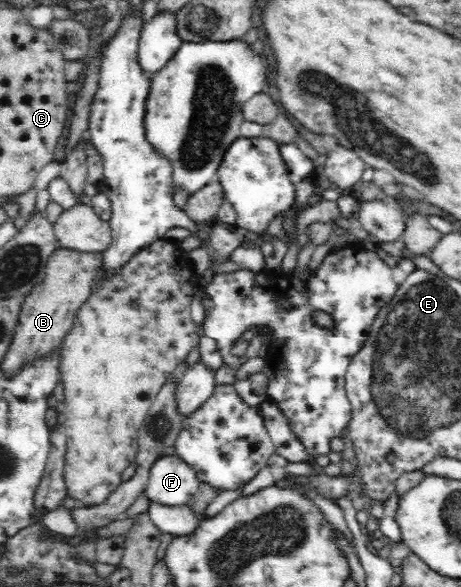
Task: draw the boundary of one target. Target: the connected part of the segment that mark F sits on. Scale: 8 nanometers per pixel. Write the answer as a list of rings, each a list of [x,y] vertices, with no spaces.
[[[178,455],[161,456],[151,466],[144,494],[154,503],[182,506],[196,494],[201,480]]]

